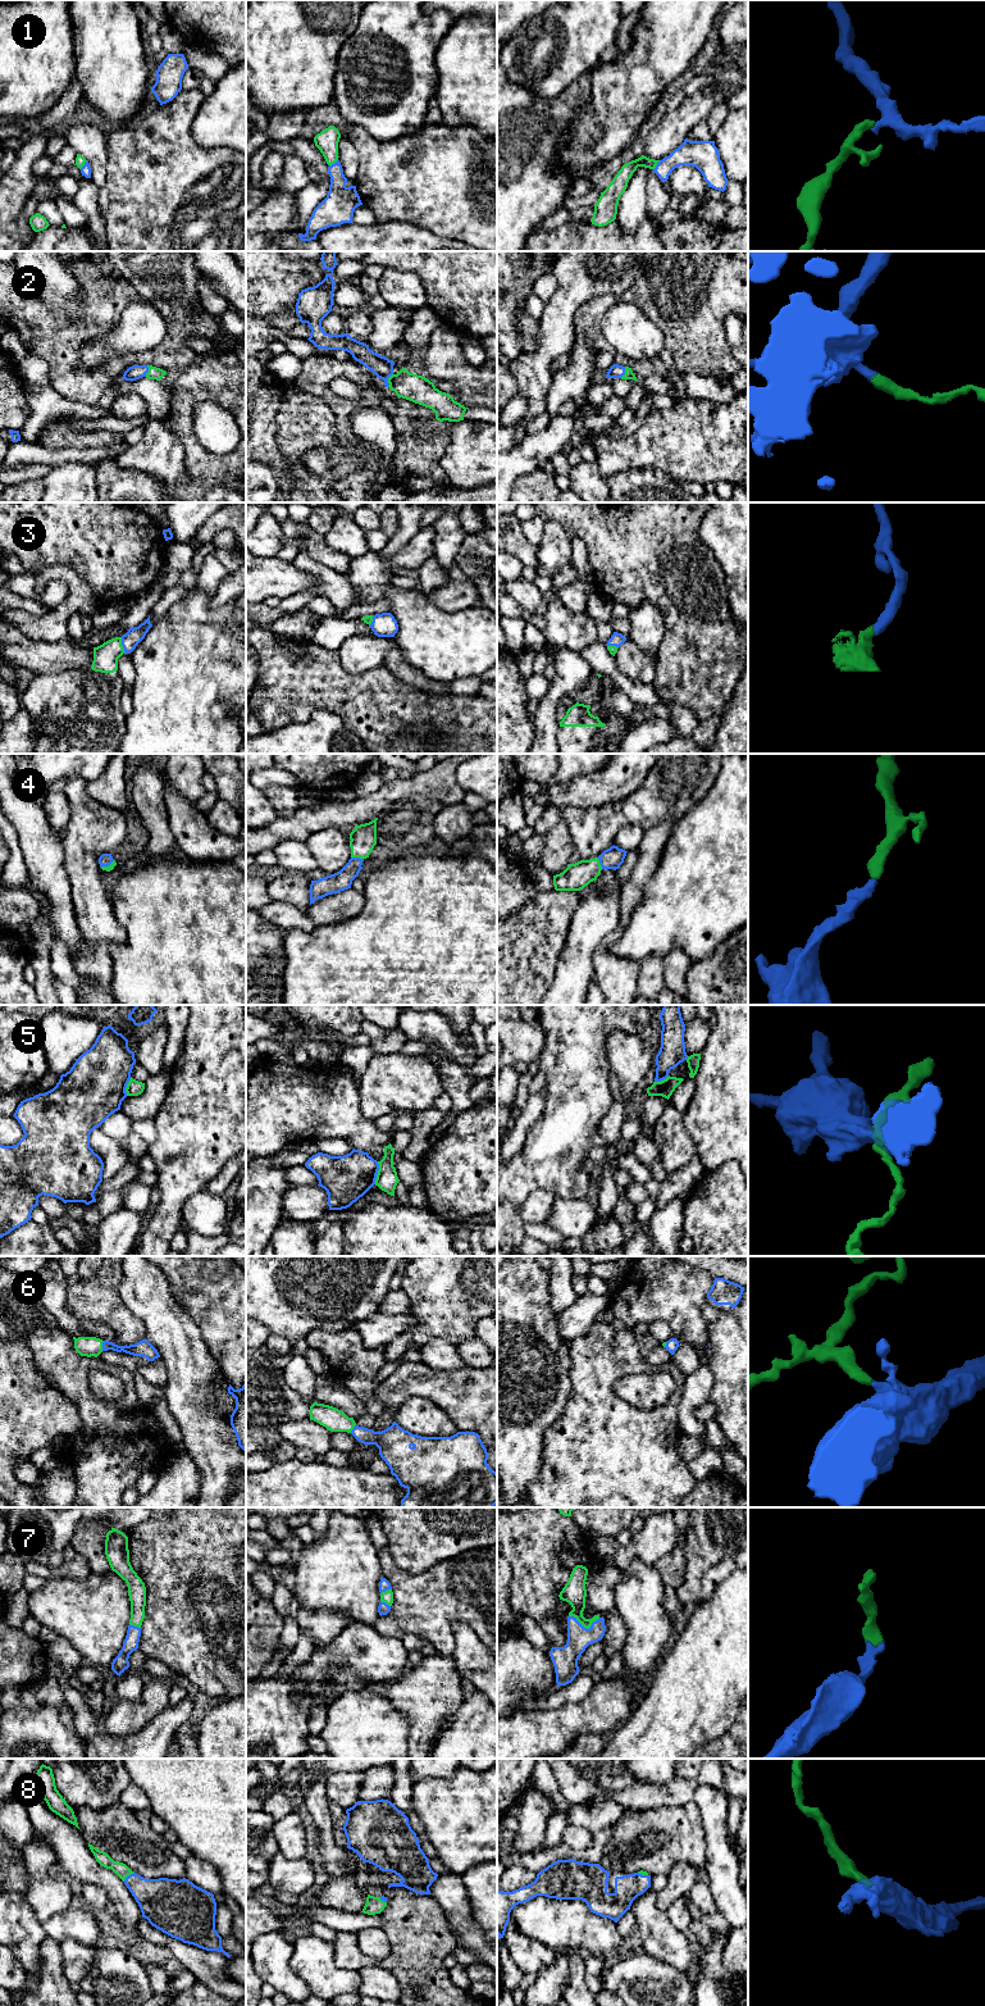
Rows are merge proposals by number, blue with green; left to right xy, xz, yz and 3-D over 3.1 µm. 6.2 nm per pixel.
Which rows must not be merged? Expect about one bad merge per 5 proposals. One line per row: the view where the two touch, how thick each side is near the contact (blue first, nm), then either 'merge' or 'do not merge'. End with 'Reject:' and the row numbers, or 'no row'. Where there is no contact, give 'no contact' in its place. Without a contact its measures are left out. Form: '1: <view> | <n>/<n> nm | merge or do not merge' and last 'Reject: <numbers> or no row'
1: yz | 160/100 nm | merge
2: xz | 140/170 nm | merge
3: xy | 100/160 nm | merge
4: xz | 120/160 nm | merge
5: xz | 300/140 nm | do not merge
6: xy | 100/130 nm | merge
7: yz | 160/150 nm | merge
8: xy | 260/90 nm | merge
Reject: 5

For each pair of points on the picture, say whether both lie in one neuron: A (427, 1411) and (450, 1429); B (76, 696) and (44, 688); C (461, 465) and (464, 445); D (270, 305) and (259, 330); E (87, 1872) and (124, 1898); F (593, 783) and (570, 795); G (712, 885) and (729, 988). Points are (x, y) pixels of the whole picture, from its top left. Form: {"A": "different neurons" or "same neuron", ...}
{"A": "same neuron", "B": "same neuron", "C": "same neuron", "D": "different neurons", "E": "same neuron", "F": "same neuron", "G": "different neurons"}

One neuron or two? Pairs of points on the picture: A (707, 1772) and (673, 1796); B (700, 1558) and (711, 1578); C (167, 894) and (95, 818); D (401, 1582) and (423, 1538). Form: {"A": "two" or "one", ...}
{"A": "one", "B": "two", "C": "two", "D": "two"}

